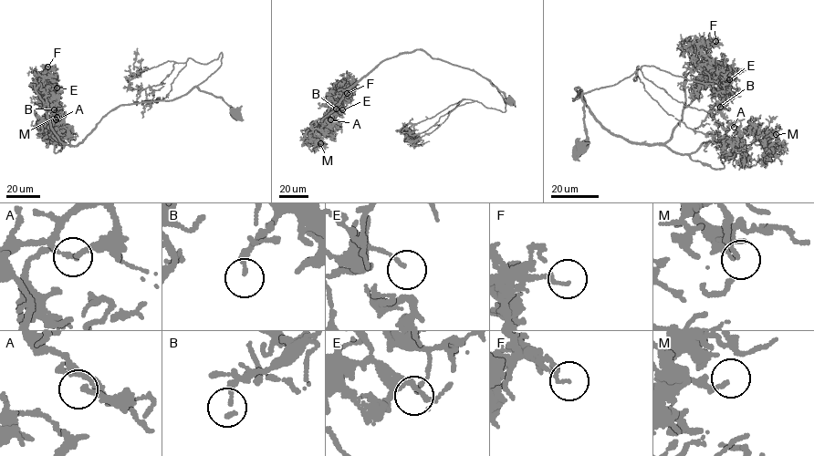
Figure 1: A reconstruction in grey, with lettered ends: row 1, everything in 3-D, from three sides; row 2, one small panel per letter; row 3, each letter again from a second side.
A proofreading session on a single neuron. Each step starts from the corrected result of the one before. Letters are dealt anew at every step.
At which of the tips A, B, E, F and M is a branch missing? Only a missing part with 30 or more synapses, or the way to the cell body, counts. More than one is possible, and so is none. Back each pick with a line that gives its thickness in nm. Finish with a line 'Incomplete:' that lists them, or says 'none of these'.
A: calibre 190 nm
M: calibre 130 nm
Incomplete: A, M

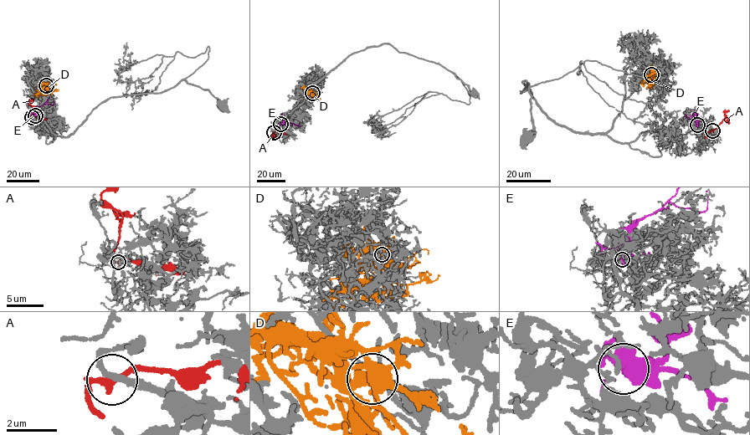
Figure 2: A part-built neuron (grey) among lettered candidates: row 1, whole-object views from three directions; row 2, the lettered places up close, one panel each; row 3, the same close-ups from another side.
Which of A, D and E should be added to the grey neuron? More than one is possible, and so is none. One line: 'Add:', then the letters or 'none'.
Add: D

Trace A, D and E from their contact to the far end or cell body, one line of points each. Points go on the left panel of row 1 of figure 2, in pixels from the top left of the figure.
A: (32, 117), (33, 107), (28, 102), (33, 99)
D: (46, 84), (42, 84), (49, 91), (57, 89)
E: (35, 115), (38, 108), (45, 103), (53, 104), (53, 100)

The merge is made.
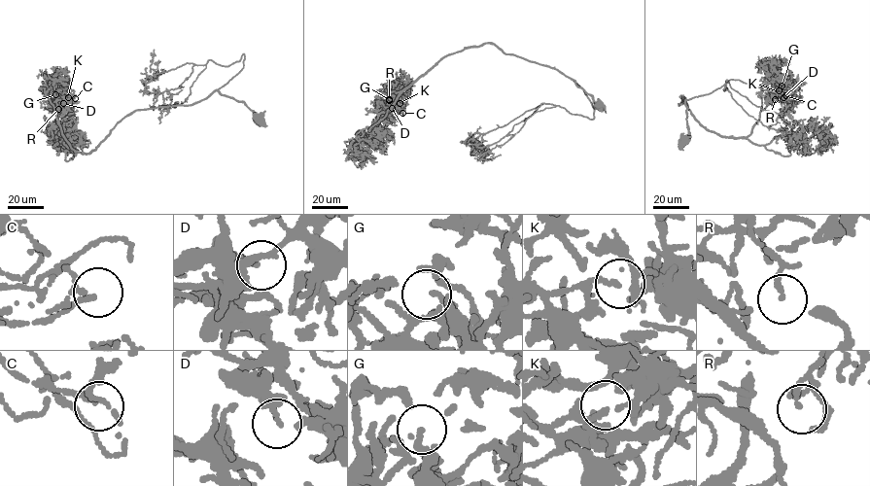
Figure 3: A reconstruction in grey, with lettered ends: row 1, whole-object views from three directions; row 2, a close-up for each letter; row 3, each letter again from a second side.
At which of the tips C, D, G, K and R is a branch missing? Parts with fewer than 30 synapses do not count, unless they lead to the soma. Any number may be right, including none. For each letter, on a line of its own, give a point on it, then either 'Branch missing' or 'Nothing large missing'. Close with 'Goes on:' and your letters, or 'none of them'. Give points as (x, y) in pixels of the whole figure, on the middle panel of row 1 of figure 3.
C: Place: (402, 113). Nothing large missing
D: Place: (392, 108). Nothing large missing
G: Place: (389, 100). Nothing large missing
K: Place: (400, 103). Nothing large missing
R: Place: (389, 99). Nothing large missing
Goes on: none of them

